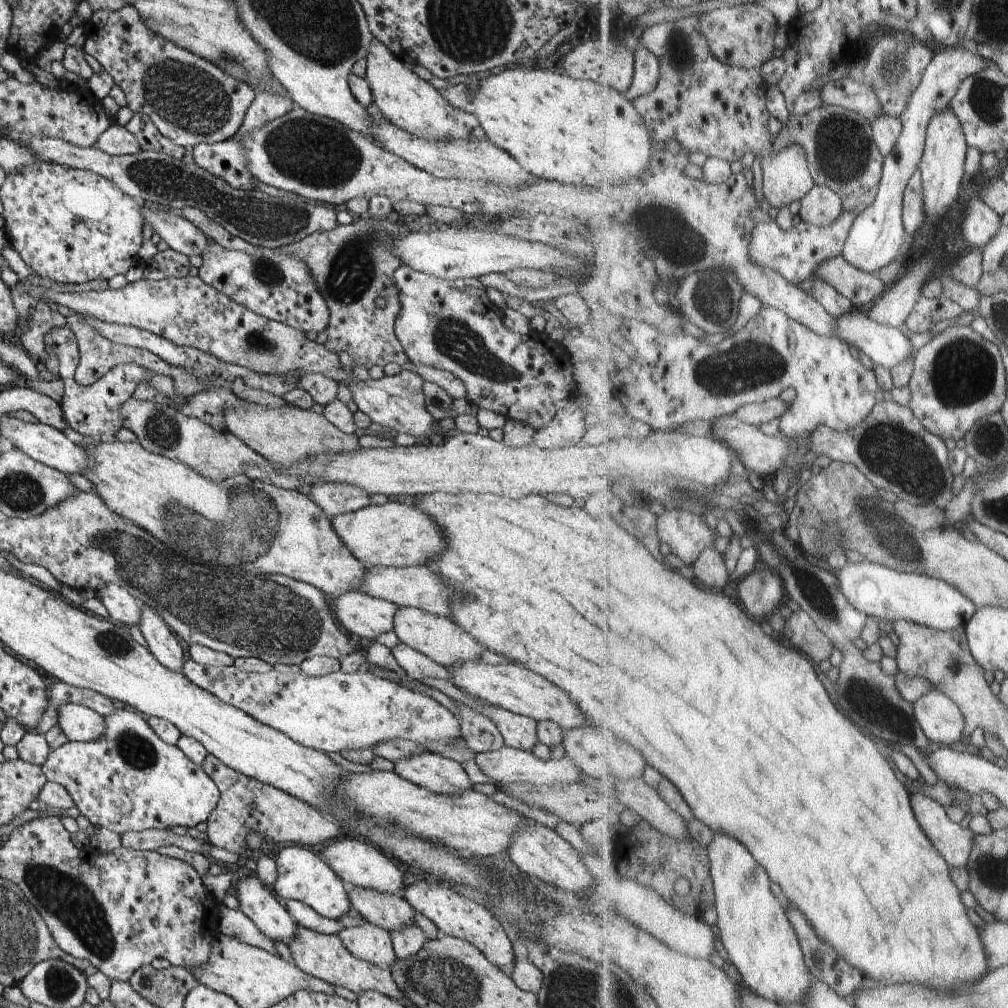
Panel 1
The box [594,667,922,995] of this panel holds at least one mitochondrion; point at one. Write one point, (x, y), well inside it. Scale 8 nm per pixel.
(868, 692)

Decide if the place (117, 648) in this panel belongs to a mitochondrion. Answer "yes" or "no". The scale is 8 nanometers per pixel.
yes

